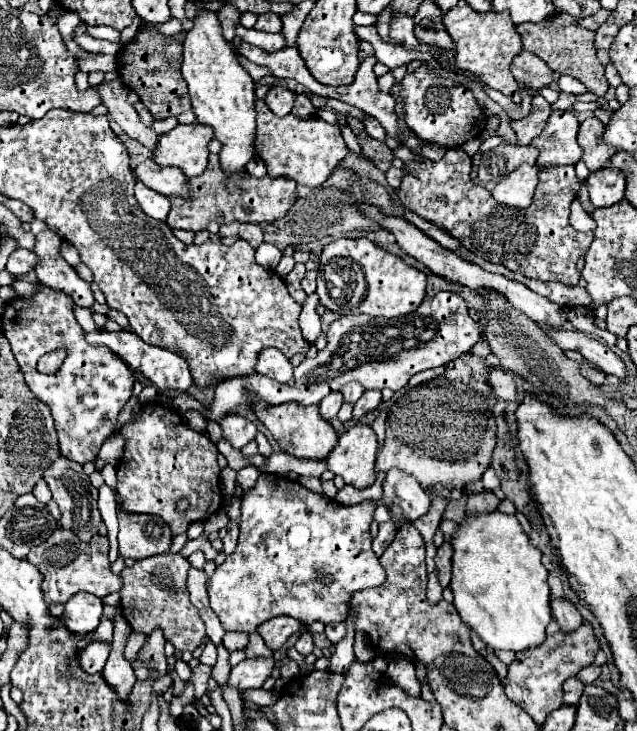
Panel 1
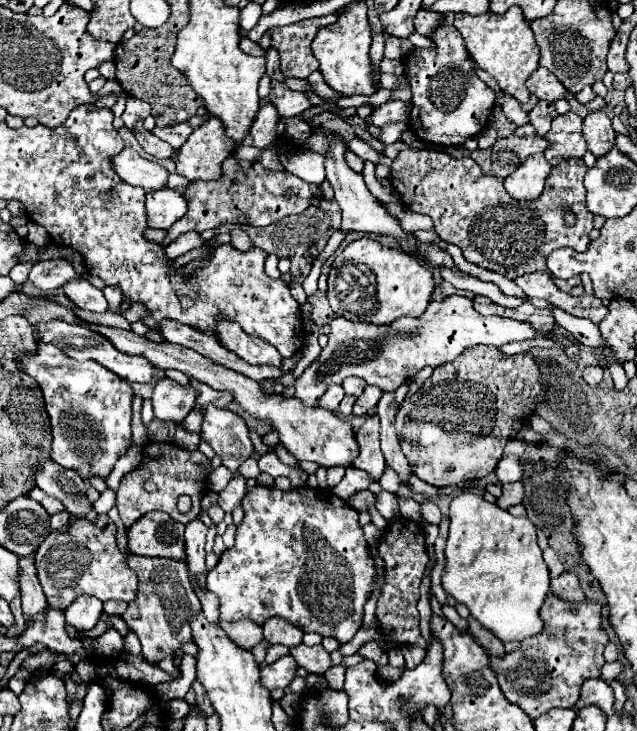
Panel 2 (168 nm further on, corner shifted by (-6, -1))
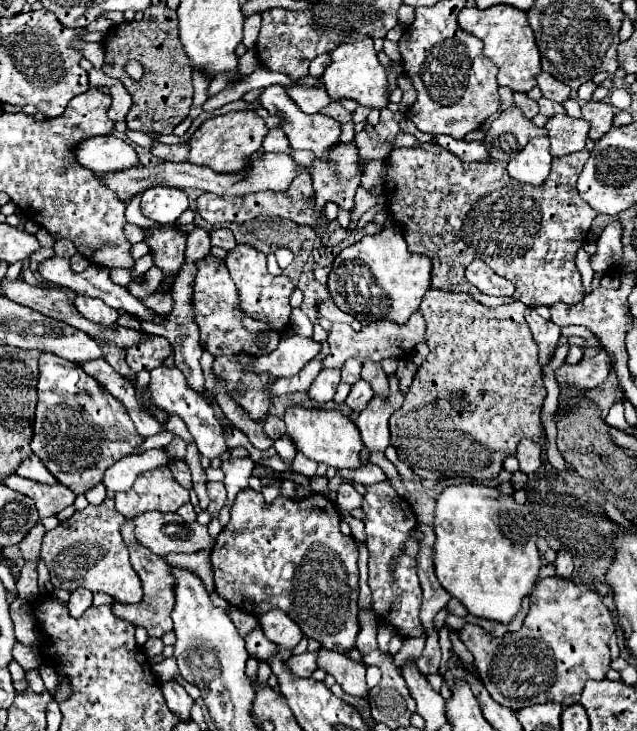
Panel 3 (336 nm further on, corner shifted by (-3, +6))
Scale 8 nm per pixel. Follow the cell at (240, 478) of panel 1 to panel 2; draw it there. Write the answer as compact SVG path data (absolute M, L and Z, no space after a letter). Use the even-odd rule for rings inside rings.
M242 475L234 477L228 487L220 493L220 499L218 499L218 505L222 507L222 511L226 513L232 513L244 499L246 495L246 479Z

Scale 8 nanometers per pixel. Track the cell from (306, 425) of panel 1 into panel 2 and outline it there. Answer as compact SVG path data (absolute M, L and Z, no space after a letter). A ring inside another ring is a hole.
M90 325L90 329L98 331L100 335L108 337L120 351L124 353L132 353L132 355L144 355L148 361L152 361L158 369L178 369L182 373L186 373L188 377L196 377L198 381L210 385L212 389L218 391L228 391L234 395L234 401L248 411L252 417L256 417L258 421L270 425L278 437L280 443L298 459L298 461L314 461L322 467L350 467L352 459L358 457L358 445L356 445L356 437L354 431L350 427L350 423L328 411L322 407L306 407L302 401L296 401L296 397L284 397L278 393L266 393L262 389L262 385L258 381L252 381L250 377L236 373L232 369L224 369L212 361L208 361L206 357L198 355L192 349L186 349L182 345L172 345L172 343L152 343L146 337L140 337L132 331L124 331L124 329L112 329L112 327L104 327L104 325Z

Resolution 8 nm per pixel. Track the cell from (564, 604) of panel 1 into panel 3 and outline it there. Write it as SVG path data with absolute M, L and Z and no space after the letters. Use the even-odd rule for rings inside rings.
M563 548L557 552L555 568L557 568L557 576L561 576L561 578L569 578L573 572L573 558Z

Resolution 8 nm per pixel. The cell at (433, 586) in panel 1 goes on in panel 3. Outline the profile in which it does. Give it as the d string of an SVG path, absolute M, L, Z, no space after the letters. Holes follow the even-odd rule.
M555 576L535 584L529 614L517 632L495 638L473 624L465 624L459 632L461 642L475 656L487 692L505 708L519 710L541 702L577 704L585 682L603 680L609 670L607 642L615 632L611 612L585 584L563 580Z

